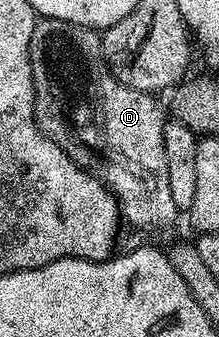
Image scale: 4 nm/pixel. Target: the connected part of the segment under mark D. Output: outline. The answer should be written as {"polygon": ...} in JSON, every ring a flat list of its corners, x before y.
{"polygon":[[57,18,36,19,29,54,35,83,35,125,49,139,61,145,78,168,91,173,114,194,126,223,128,220,133,227,144,228,147,232,169,227,175,220,177,209,173,193,169,191,164,105,162,108,152,93,133,90,115,79,103,57,100,33,94,28,61,22]]}

